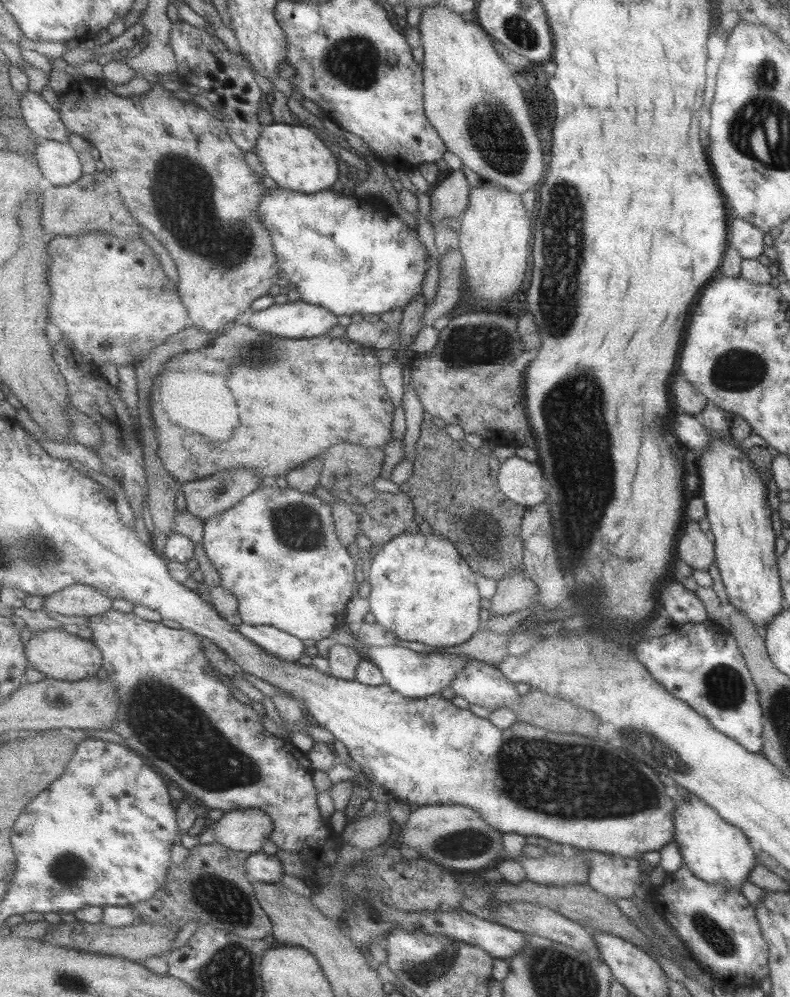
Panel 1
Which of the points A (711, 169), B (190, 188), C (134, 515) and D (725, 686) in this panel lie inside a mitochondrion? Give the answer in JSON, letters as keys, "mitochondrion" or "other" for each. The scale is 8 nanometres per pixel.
{"A":"other","B":"mitochondrion","C":"other","D":"mitochondrion"}

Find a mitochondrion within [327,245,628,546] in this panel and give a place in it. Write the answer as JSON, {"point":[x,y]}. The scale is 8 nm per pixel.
{"point":[468,343]}

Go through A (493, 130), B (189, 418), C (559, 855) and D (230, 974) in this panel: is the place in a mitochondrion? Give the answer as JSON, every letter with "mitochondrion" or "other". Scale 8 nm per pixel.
{"A":"mitochondrion","B":"other","C":"other","D":"mitochondrion"}

